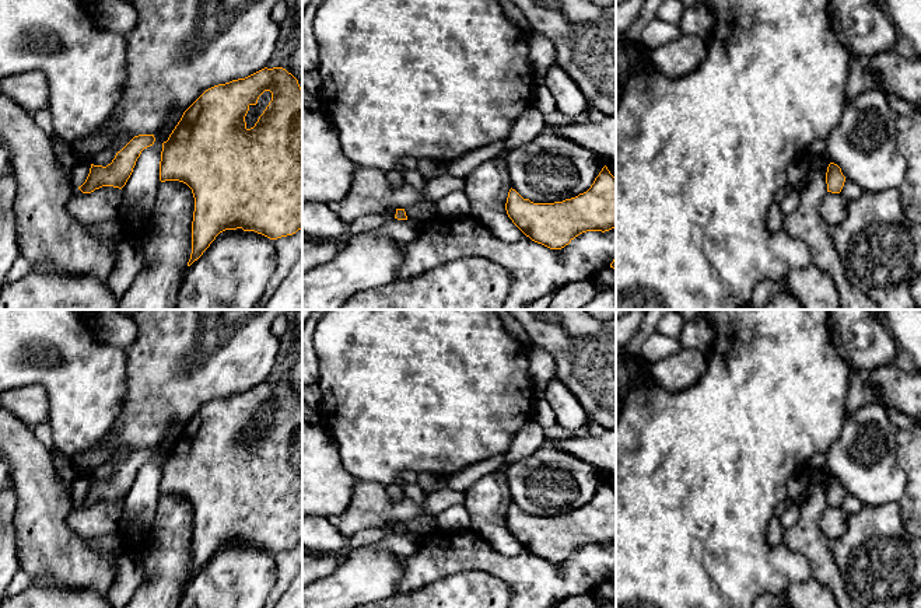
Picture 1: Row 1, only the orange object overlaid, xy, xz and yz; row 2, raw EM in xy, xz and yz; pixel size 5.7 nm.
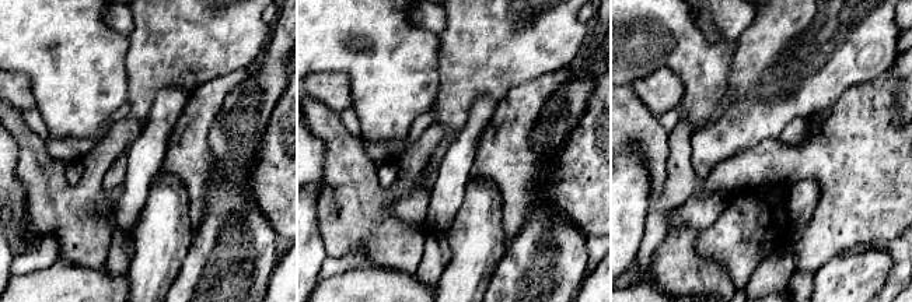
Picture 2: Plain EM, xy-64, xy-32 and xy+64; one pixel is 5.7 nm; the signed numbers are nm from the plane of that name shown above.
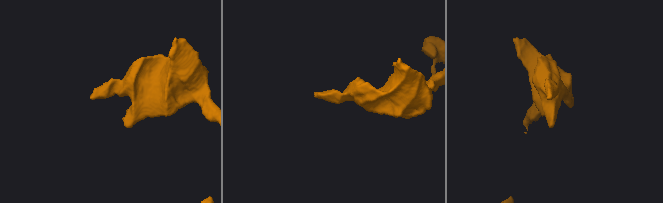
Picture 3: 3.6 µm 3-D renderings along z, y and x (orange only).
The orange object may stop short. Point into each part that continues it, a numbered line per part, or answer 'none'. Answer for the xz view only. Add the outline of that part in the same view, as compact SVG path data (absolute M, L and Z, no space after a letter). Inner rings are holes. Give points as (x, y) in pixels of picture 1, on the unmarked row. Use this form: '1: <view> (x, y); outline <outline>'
none

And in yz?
none

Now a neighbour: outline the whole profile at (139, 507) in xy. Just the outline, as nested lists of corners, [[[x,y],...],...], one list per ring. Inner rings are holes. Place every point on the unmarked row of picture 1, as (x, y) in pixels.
[[[172,424],[168,429],[164,440],[154,448],[154,458],[141,465],[130,492],[122,502],[119,531],[126,541],[137,542],[148,532],[161,496],[160,475],[162,457],[168,454],[182,429],[182,424]]]

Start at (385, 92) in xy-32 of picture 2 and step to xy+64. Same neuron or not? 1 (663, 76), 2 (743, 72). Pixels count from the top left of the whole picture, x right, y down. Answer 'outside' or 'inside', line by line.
1: outside
2: outside

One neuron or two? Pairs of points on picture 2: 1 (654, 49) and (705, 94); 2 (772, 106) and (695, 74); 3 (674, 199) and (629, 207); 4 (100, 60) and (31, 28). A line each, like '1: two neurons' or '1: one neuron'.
1: one neuron
2: two neurons
3: two neurons
4: one neuron

